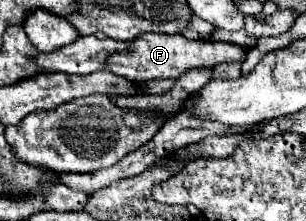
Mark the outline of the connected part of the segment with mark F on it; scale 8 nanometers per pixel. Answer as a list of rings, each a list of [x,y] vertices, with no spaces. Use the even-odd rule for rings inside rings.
[[[147,35],[139,37],[139,41],[131,41],[131,53],[119,53],[119,57],[111,57],[107,61],[107,69],[119,73],[121,77],[131,77],[131,81],[153,81],[153,79],[179,79],[189,69],[213,69],[221,63],[243,63],[247,57],[247,47],[227,43],[227,41],[191,41],[183,35]]]

